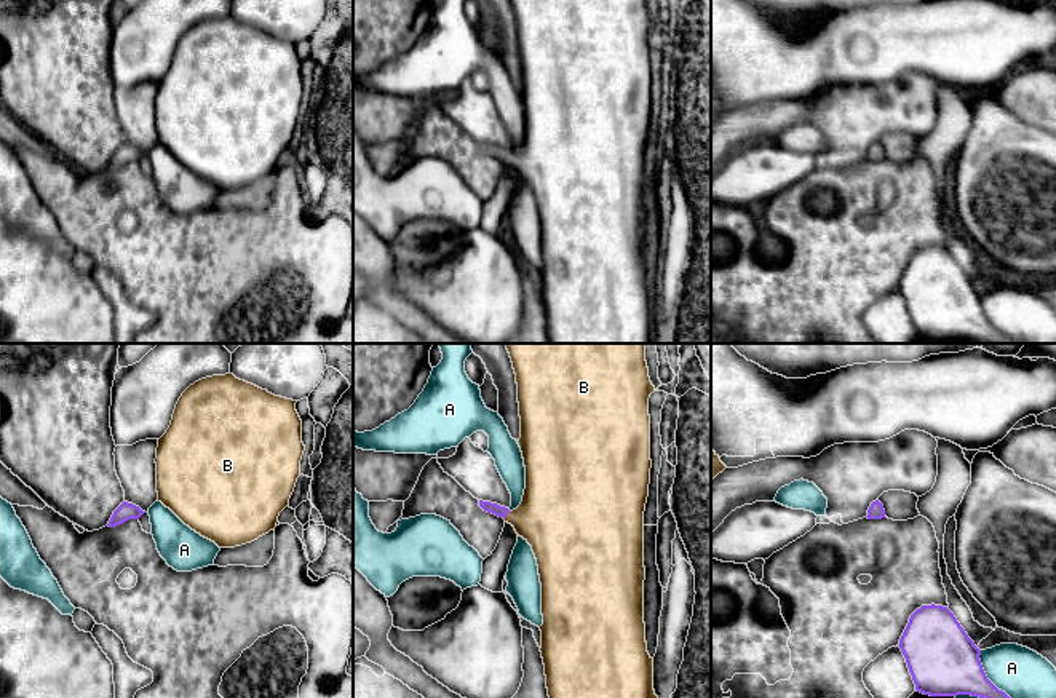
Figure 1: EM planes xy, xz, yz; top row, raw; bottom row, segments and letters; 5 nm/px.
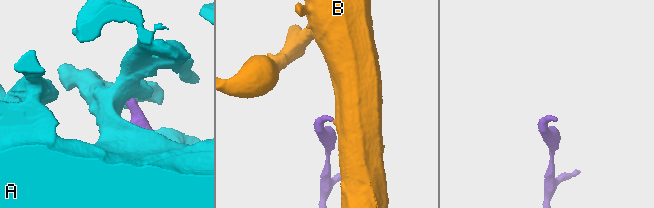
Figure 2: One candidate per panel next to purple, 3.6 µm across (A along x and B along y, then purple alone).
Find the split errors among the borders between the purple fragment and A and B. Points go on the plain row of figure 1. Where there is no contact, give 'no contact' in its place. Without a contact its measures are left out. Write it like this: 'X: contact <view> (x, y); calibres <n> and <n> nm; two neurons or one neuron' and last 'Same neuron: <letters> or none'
A: contact yz (986, 320); calibres 360 and 260 nm; two neurons
B: contact xz (507, 155); calibres 60 and 380 nm; one neuron
Same neuron: B

